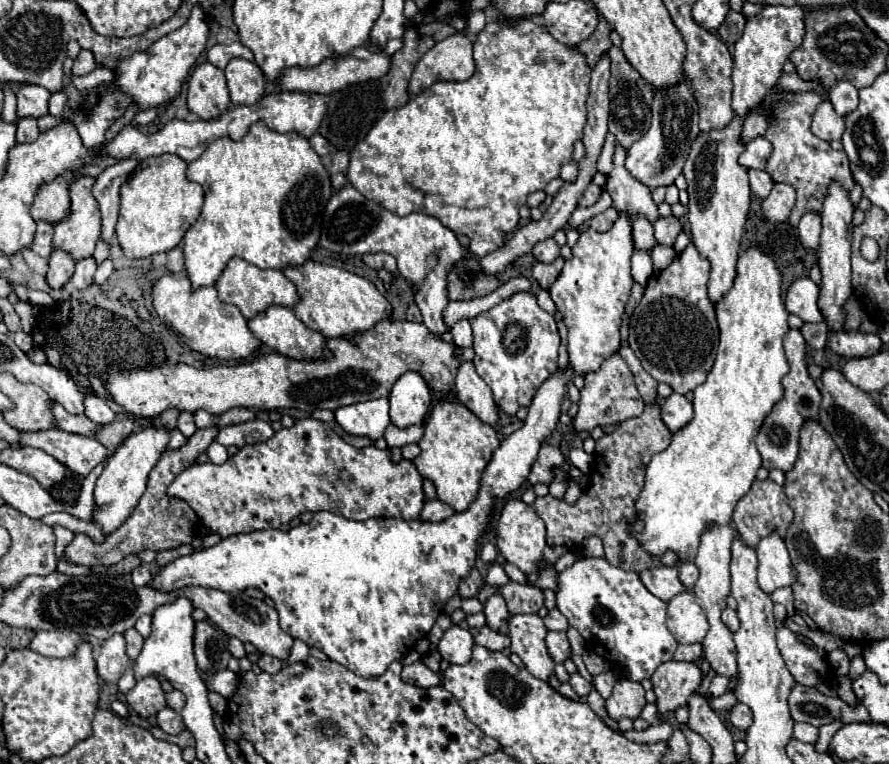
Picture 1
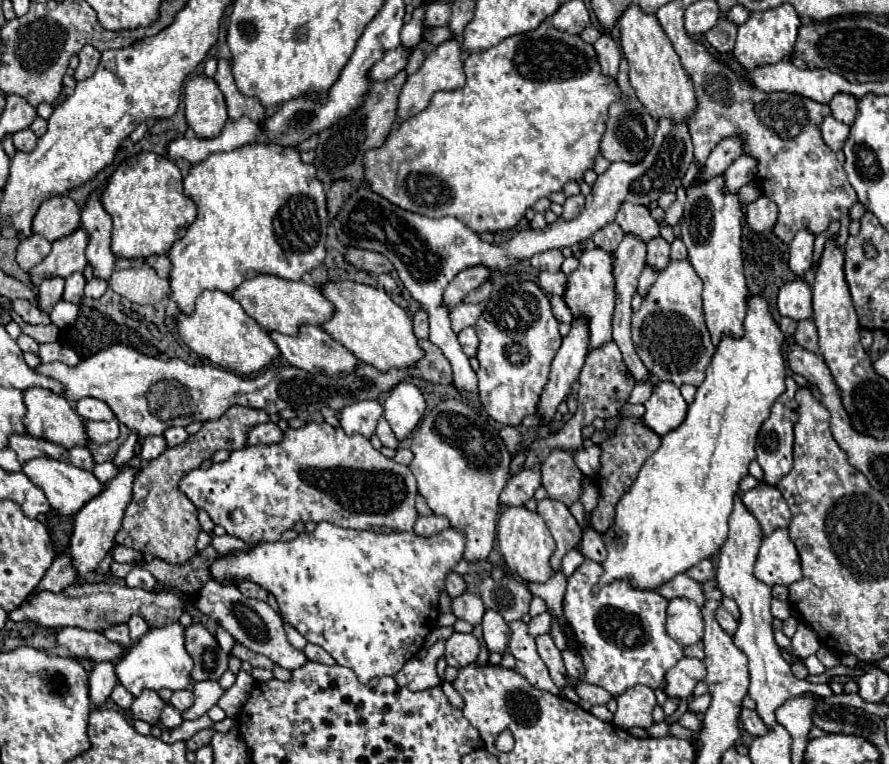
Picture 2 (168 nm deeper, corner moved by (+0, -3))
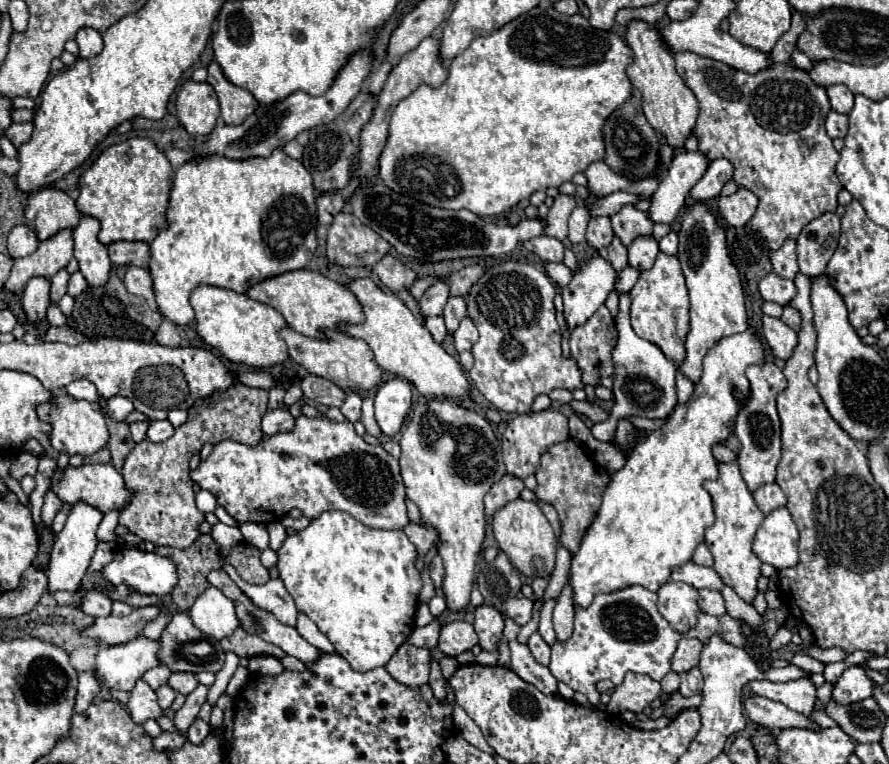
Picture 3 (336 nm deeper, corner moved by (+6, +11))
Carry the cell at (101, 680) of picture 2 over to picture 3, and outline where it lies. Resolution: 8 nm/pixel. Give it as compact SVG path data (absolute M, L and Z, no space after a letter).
M83 672L79 674L79 686L77 686L77 698L75 698L75 712L81 714L89 708L89 704L93 702L95 694L99 692L99 684L97 678L93 676L93 672Z

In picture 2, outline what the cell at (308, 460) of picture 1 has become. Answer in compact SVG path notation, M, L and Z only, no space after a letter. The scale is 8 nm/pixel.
M309 422L299 430L285 430L279 444L269 446L245 446L231 452L229 460L221 464L211 464L211 468L191 470L179 482L179 490L199 508L205 510L211 520L227 530L229 536L239 538L247 544L257 542L275 542L281 534L295 526L295 522L331 522L341 528L371 530L371 528L389 528L389 530L407 530L411 532L417 520L415 498L417 482L411 470L403 464L397 464L391 458L385 458L371 442L359 434L347 436L343 428L333 428L327 422Z

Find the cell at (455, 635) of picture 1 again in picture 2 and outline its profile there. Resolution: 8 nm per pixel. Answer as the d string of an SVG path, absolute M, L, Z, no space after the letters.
M455 632L451 638L447 638L445 648L445 660L453 668L469 666L479 656L479 640L473 634L459 634Z

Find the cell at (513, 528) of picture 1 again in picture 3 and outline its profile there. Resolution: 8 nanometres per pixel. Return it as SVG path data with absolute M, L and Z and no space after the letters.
M521 498L505 504L505 508L497 510L493 516L493 532L499 542L499 548L509 556L511 564L529 578L547 578L555 566L555 550L557 536L543 516L541 508L535 502L525 502Z

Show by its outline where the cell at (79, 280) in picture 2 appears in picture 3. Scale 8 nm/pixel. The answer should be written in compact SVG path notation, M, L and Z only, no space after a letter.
M67 270L57 272L57 276L53 276L51 280L51 302L57 304L61 300L61 296L67 292L67 282L69 282L69 274Z

